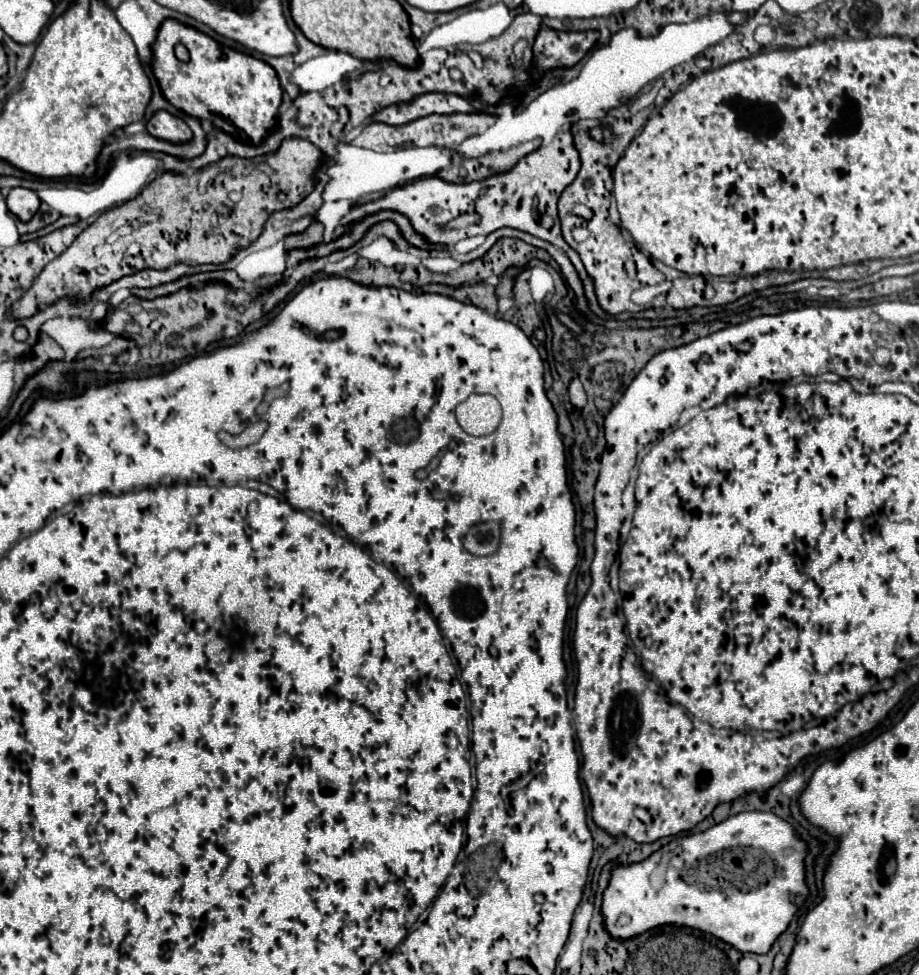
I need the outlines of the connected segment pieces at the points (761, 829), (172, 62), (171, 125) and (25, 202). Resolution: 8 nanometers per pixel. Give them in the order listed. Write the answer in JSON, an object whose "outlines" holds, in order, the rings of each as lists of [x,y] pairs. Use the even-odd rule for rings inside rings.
{"outlines":[[[[744,811],[732,815],[702,833],[684,835],[670,841],[640,863],[618,863],[610,871],[610,881],[602,895],[604,929],[612,939],[626,941],[648,929],[654,929],[656,925],[678,925],[720,937],[724,943],[742,953],[766,953],[776,937],[788,927],[798,909],[790,895],[808,893],[804,883],[804,855],[806,843],[800,841],[794,829],[774,813]],[[662,865],[664,871],[656,885],[654,871],[660,871]]],[[[166,19],[158,31],[156,41],[152,43],[150,65],[162,95],[176,109],[188,113],[190,117],[212,121],[214,127],[230,133],[242,143],[258,145],[276,123],[278,107],[282,101],[282,87],[276,71],[252,55],[230,47],[222,49],[216,39],[194,27],[182,25],[176,19]],[[176,43],[184,43],[188,47],[188,63],[176,59]]],[[[156,111],[148,119],[146,129],[148,129],[148,133],[152,137],[158,137],[158,139],[164,139],[164,141],[172,141],[172,143],[184,143],[184,141],[192,139],[190,127],[180,117],[174,117],[168,111]]],[[[14,187],[10,191],[10,195],[6,197],[6,205],[20,221],[28,221],[38,211],[40,199],[38,199],[36,191],[32,191],[32,189]]]]}

